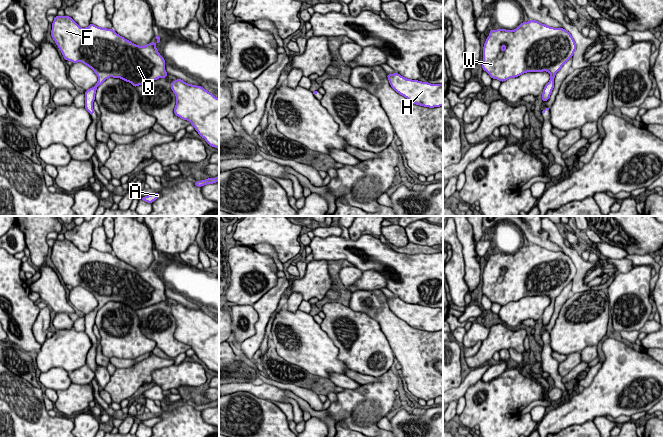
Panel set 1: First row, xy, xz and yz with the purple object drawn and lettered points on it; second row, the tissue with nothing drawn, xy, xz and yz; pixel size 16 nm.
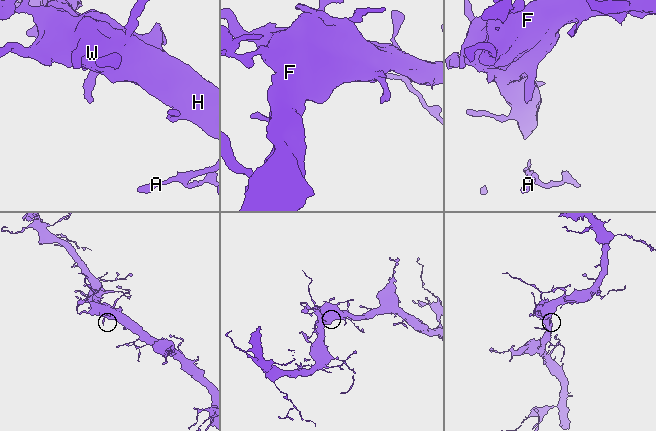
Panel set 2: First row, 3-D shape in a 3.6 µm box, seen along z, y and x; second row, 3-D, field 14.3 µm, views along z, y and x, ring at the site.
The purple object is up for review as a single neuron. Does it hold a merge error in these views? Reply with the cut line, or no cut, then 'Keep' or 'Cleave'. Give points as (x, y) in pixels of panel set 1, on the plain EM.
No split. Keep

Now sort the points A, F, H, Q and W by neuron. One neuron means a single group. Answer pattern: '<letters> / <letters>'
A F H Q W

